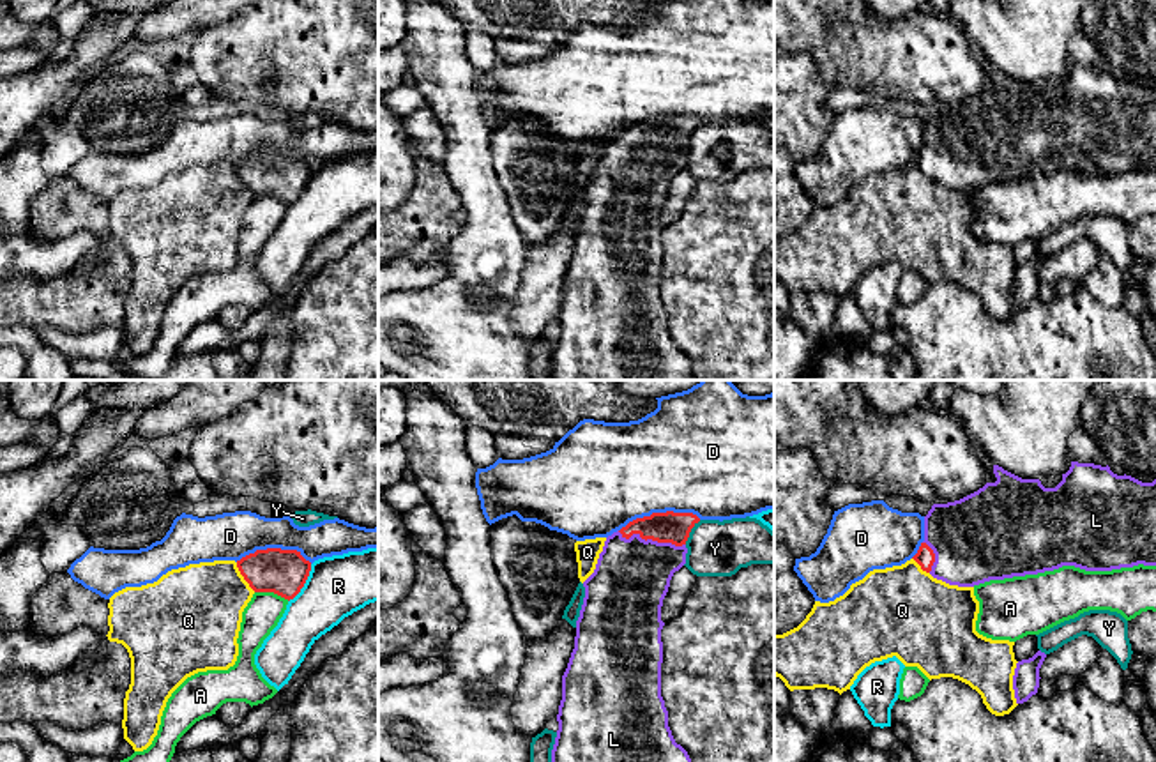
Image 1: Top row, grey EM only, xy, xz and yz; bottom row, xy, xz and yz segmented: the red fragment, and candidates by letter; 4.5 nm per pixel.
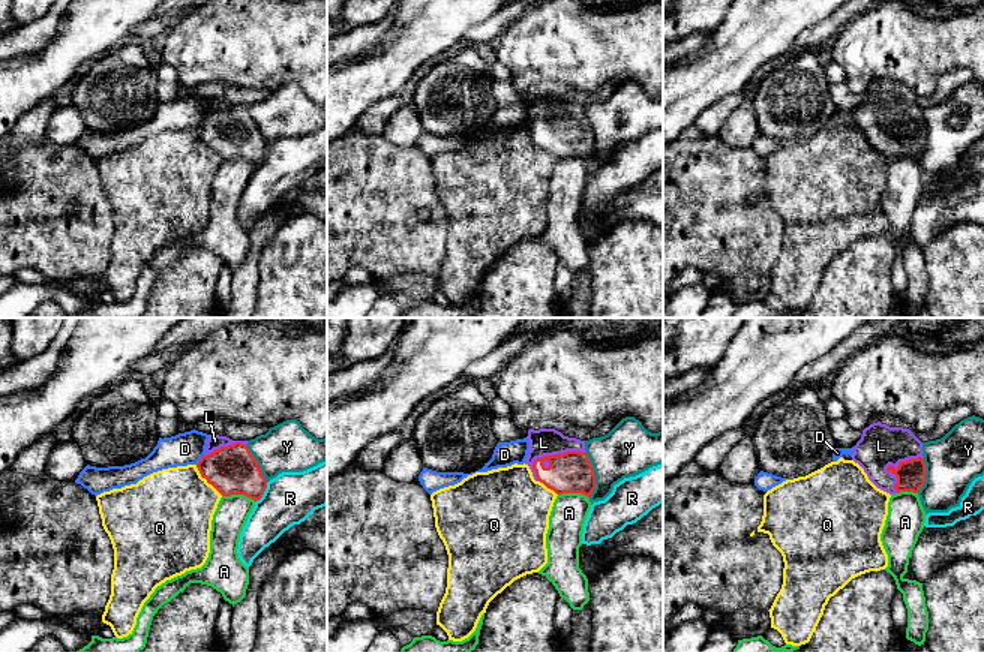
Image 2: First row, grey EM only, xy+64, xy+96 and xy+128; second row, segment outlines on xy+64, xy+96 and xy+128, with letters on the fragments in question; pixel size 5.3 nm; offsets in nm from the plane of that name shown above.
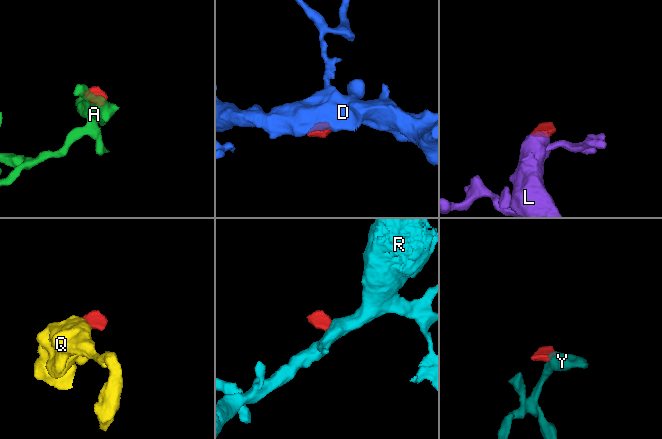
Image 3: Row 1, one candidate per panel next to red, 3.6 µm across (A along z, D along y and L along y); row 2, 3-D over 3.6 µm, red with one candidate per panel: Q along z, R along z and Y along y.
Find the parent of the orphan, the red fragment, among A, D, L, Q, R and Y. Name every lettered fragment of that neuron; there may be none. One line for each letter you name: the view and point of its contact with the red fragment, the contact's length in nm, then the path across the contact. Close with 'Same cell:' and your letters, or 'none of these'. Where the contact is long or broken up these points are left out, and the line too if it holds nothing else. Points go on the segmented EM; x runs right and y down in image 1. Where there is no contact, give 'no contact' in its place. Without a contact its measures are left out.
L: meets red in xz at (651, 538); contact 320 nm long; runs through xz (672, 527), (661, 538), (651, 538), (631, 577)
Same cell: L

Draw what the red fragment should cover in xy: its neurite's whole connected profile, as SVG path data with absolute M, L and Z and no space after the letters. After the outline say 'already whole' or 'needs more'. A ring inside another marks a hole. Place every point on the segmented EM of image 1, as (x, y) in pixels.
M256 550L237 560L237 568L255 592L274 592L293 599L304 587L311 562L297 550Z; already whole

